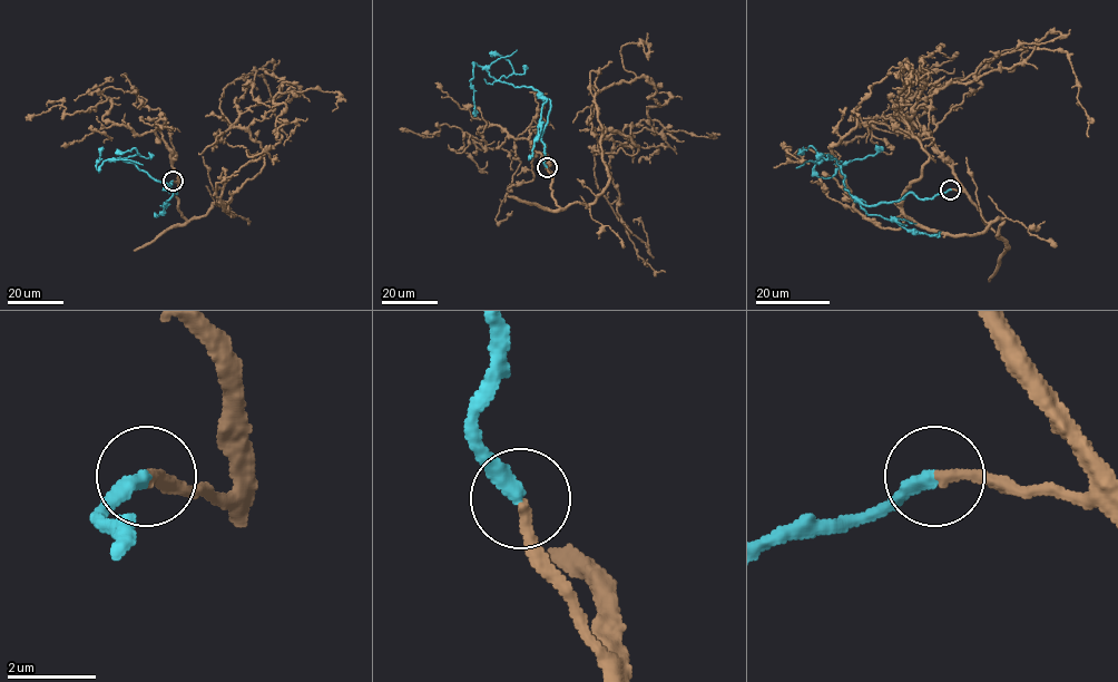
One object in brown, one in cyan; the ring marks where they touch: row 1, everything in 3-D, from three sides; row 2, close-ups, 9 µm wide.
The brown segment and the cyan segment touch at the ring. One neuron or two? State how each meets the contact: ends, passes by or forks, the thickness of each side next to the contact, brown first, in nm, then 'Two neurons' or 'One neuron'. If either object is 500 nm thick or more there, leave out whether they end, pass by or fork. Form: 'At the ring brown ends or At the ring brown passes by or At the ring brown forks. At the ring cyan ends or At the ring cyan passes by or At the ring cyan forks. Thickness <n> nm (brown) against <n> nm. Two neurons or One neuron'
At the ring brown ends. At the ring cyan ends. Thickness 240 nm (brown) against 360 nm. One neuron

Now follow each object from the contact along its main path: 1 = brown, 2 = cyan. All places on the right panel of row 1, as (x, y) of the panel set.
1: (950, 188), (1006, 241), (901, 206), (929, 158), (905, 120), (1000, 55), (1066, 52), (1088, 137)
2: (950, 188), (864, 205), (845, 188), (834, 158), (813, 169), (830, 177), (883, 147)

